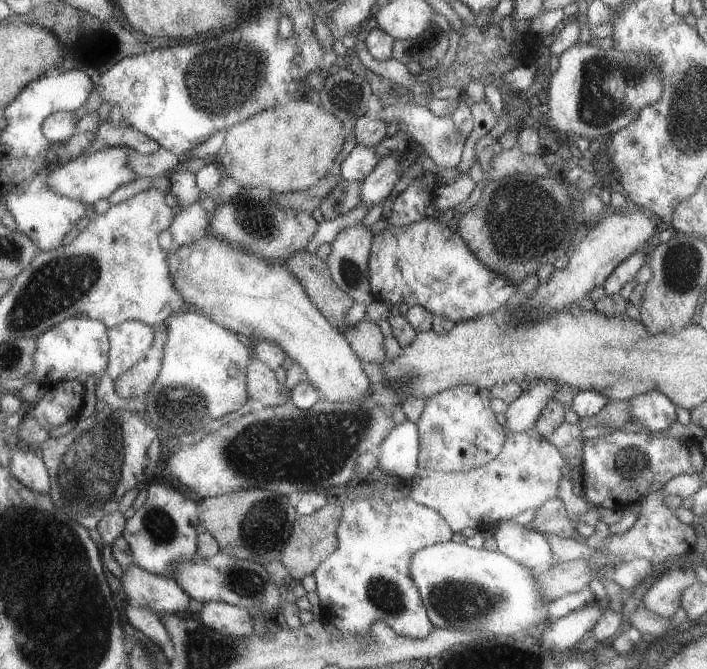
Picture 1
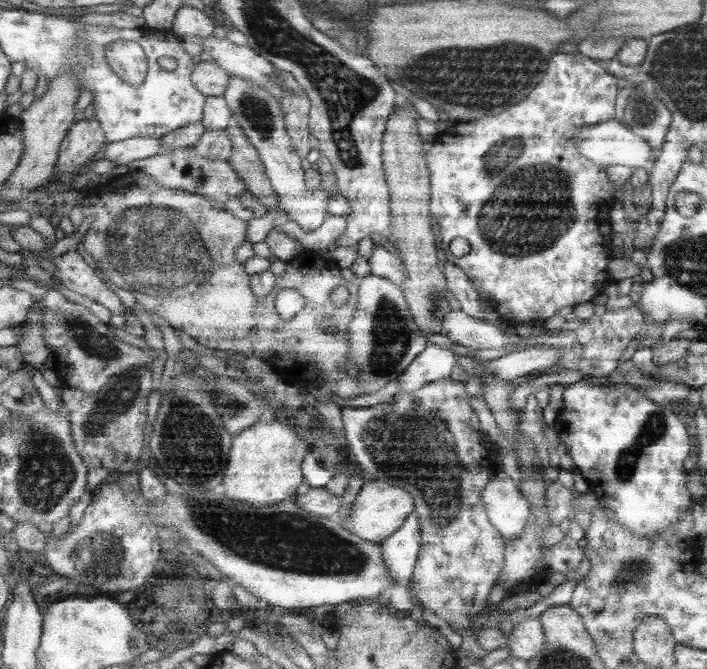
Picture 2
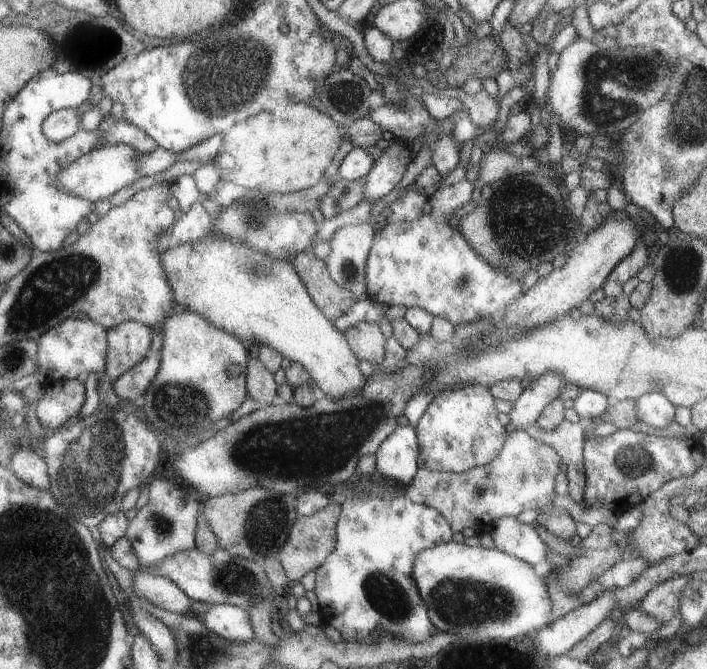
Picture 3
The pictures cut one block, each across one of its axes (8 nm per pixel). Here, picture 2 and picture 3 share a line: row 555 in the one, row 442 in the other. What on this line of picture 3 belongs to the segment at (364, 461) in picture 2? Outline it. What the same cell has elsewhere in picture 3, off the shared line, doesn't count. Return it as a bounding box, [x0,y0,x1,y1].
[415,384,508,473]

